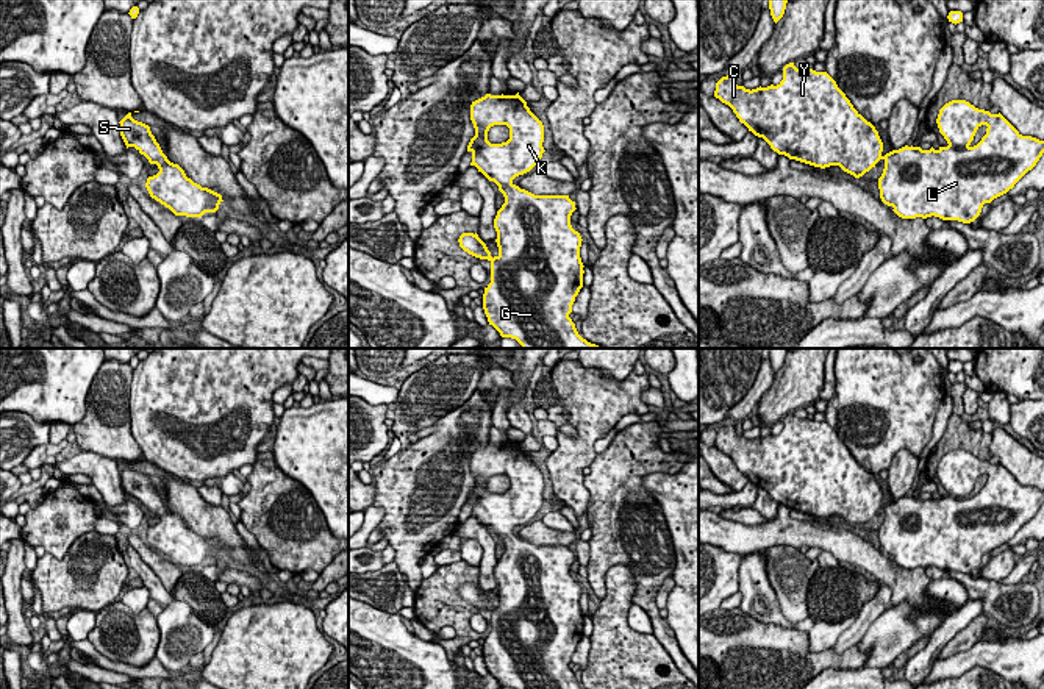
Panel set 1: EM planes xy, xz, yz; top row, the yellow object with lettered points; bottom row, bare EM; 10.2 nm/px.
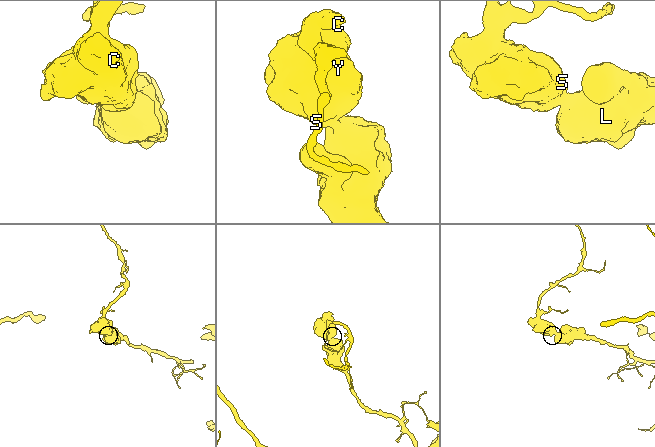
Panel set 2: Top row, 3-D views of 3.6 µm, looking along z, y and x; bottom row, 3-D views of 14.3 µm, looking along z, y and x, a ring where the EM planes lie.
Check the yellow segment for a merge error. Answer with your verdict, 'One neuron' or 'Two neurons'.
One neuron

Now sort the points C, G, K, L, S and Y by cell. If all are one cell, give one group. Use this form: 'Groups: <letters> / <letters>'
Groups: C G K L S Y

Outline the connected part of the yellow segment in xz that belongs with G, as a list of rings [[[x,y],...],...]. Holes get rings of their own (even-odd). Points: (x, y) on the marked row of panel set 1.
[[[491,95],[472,102],[470,120],[475,136],[467,145],[475,166],[489,181],[499,186],[505,203],[497,211],[494,228],[497,231],[499,255],[491,256],[486,244],[475,233],[463,233],[459,247],[469,255],[491,262],[491,283],[484,287],[483,309],[489,325],[502,337],[516,339],[522,348],[602,348],[583,339],[569,314],[583,287],[583,262],[580,258],[581,236],[570,225],[577,209],[569,195],[535,195],[513,183],[519,175],[530,172],[545,152],[544,125],[530,111],[519,95]],[[494,125],[506,125],[509,139],[491,144],[488,131]]]

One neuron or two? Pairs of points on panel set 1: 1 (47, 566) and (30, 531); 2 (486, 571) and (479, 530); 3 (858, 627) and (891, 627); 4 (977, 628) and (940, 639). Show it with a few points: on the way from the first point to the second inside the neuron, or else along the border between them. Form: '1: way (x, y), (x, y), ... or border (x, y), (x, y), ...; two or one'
1: border (78, 536), (61, 558), (46, 553); two
2: way (488, 561), (488, 544), (485, 539); one
3: border (888, 606), (857, 642); two
4: border (982, 611), (936, 658); two

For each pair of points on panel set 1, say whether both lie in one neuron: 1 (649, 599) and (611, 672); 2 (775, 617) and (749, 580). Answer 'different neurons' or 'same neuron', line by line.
1: different neurons
2: same neuron

